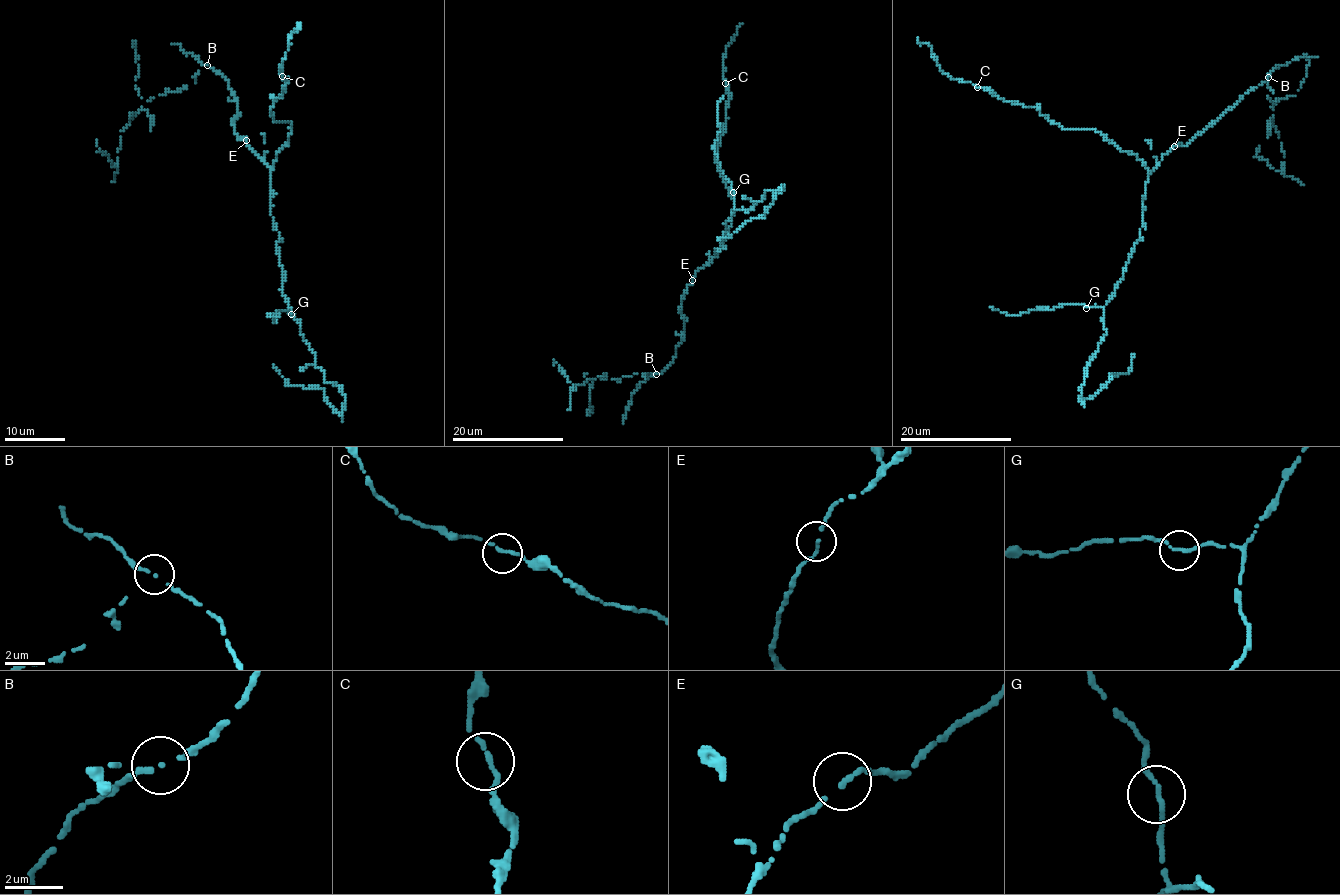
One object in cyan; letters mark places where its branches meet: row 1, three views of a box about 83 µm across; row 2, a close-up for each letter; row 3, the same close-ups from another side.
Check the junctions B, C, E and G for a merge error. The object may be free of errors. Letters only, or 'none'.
B

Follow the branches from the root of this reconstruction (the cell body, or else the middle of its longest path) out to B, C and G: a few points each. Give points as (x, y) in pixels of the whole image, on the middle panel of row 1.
B: (714, 256), (696, 271), (683, 295), (679, 310), (685, 319), (683, 340), (670, 366), (656, 374)
C: (714, 256), (729, 231), (735, 206), (714, 155), (725, 130), (725, 110), (731, 98), (725, 83)
G: (714, 256), (715, 248), (722, 246), (722, 234), (728, 228), (725, 223), (735, 210), (733, 192)

